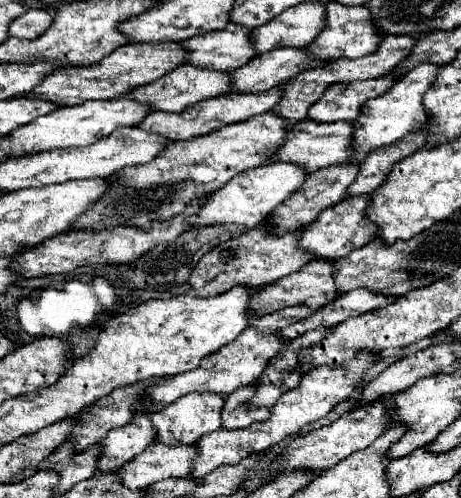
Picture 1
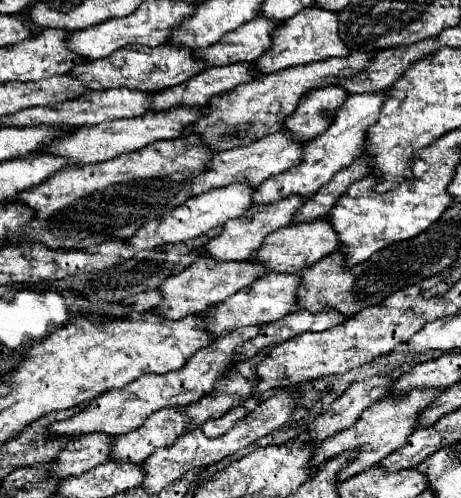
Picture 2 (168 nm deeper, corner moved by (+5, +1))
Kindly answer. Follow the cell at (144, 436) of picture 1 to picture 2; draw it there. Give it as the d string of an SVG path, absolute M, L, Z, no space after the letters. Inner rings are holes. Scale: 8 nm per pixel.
M84 434L70 438L70 442L60 450L60 456L52 462L52 472L60 478L80 476L90 468L110 460L108 452L114 436L108 434Z

